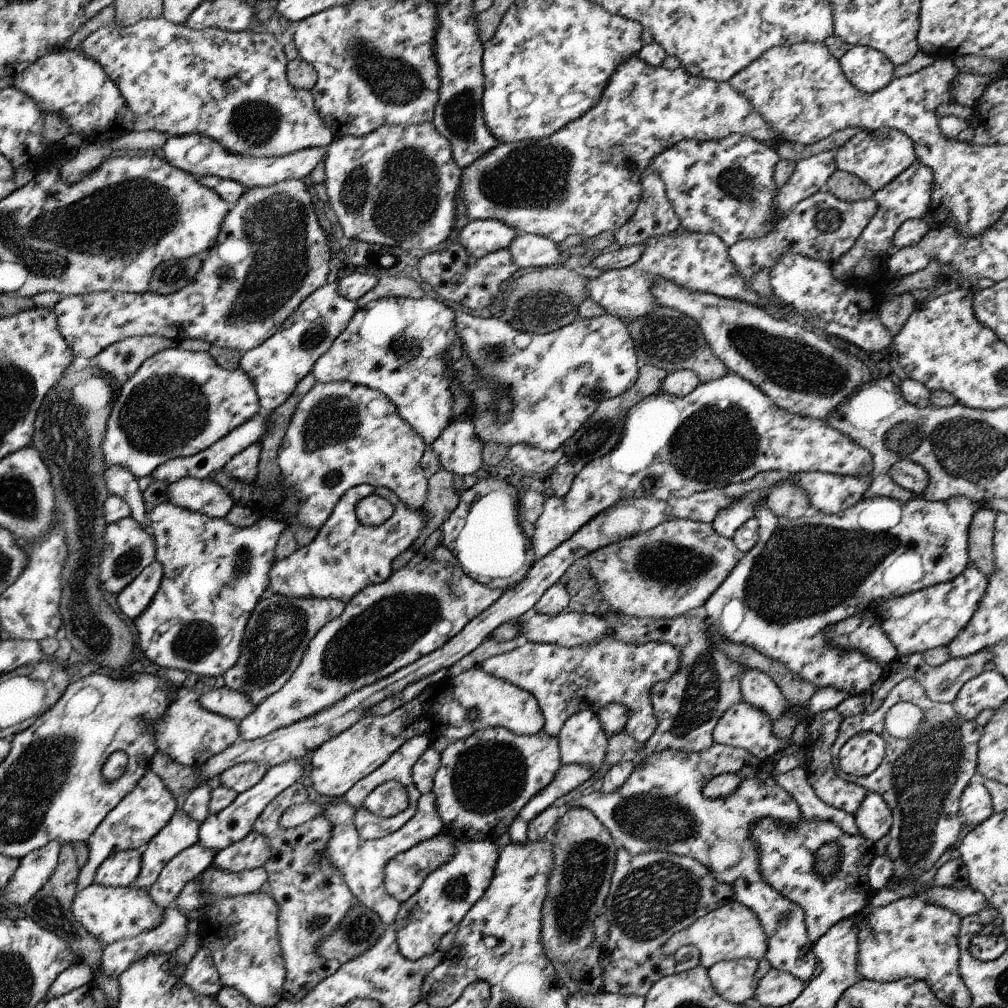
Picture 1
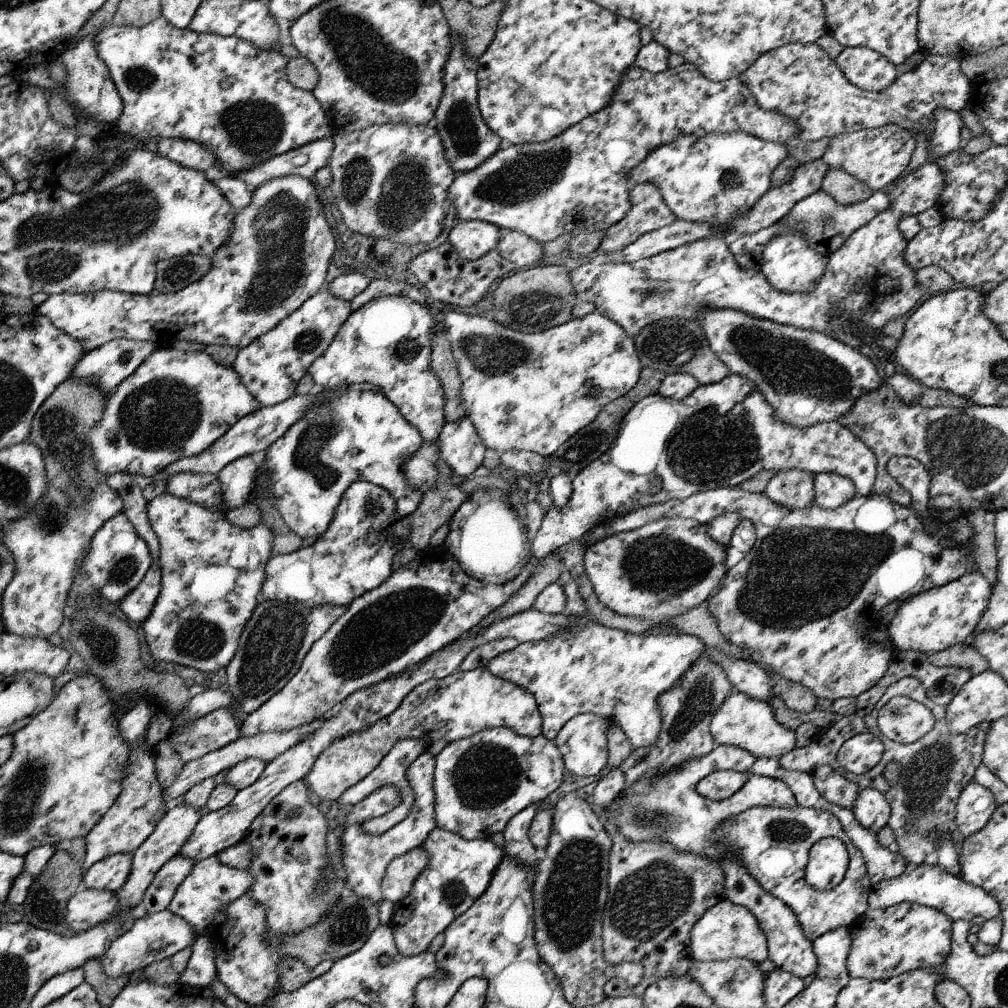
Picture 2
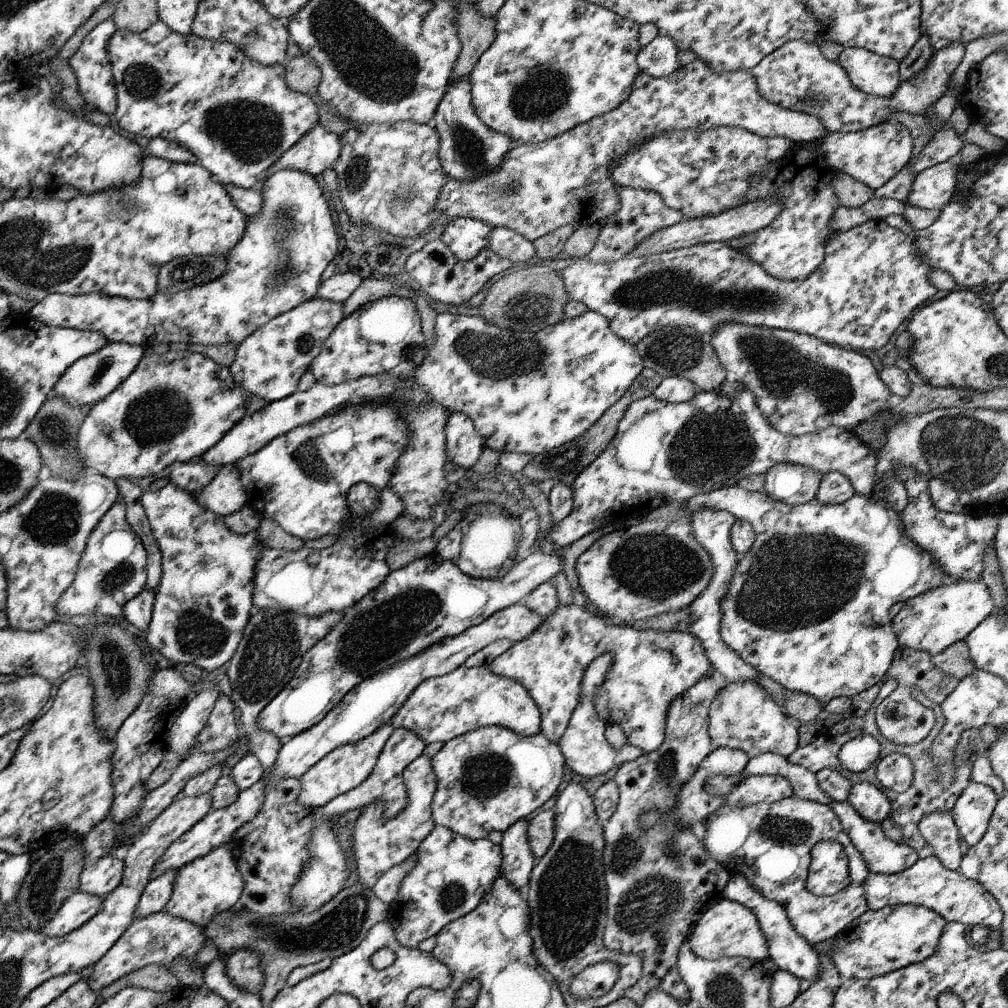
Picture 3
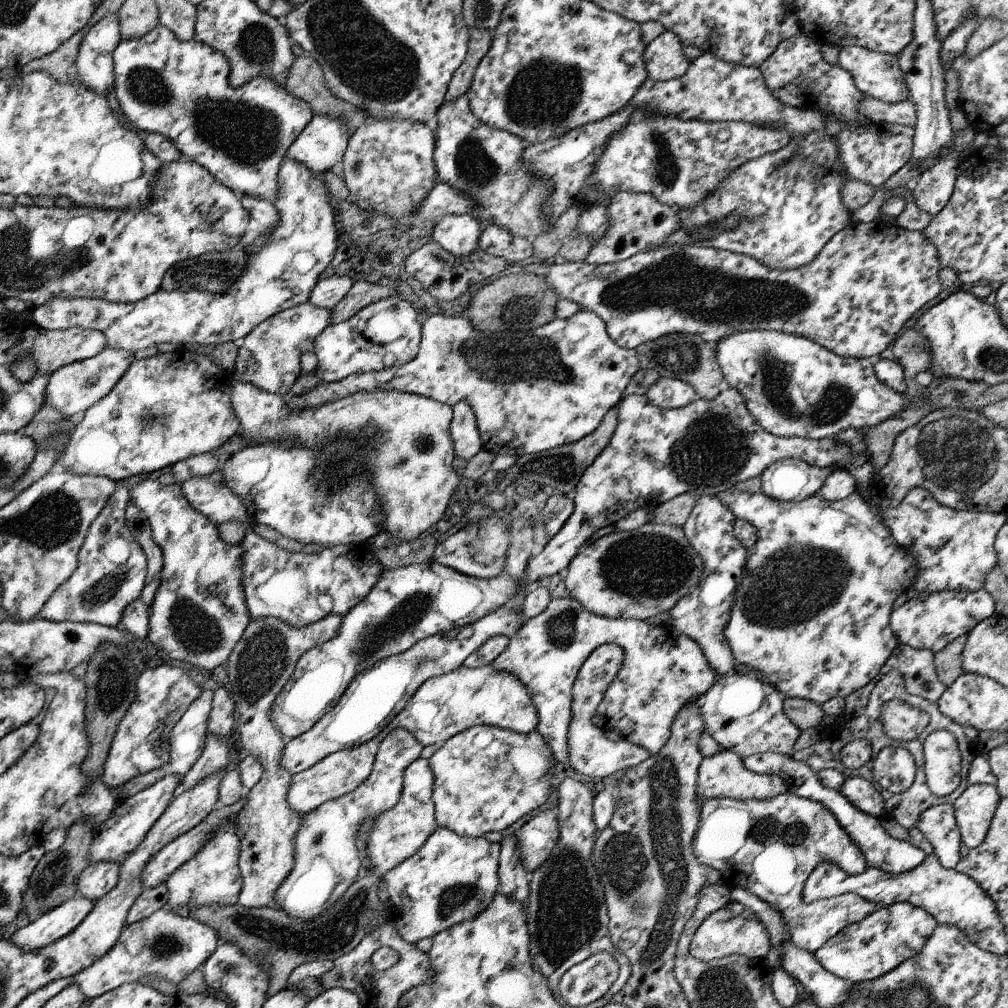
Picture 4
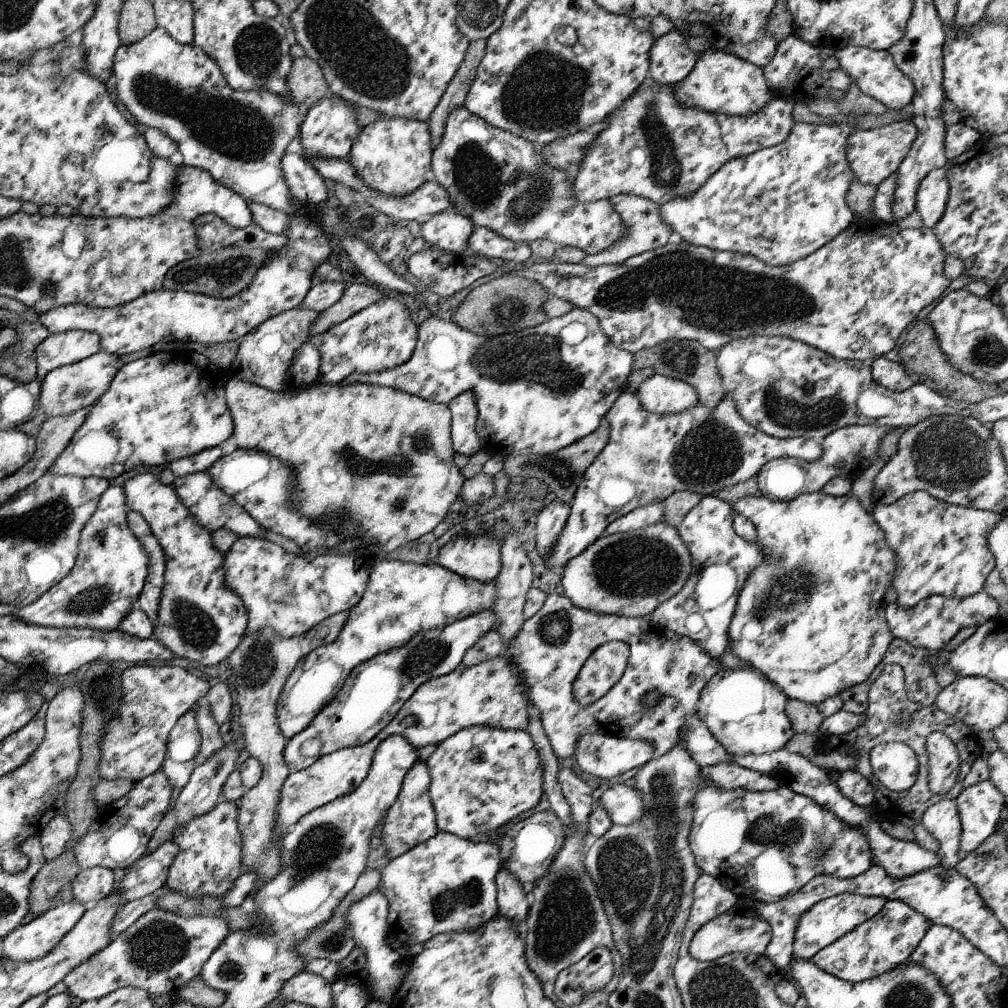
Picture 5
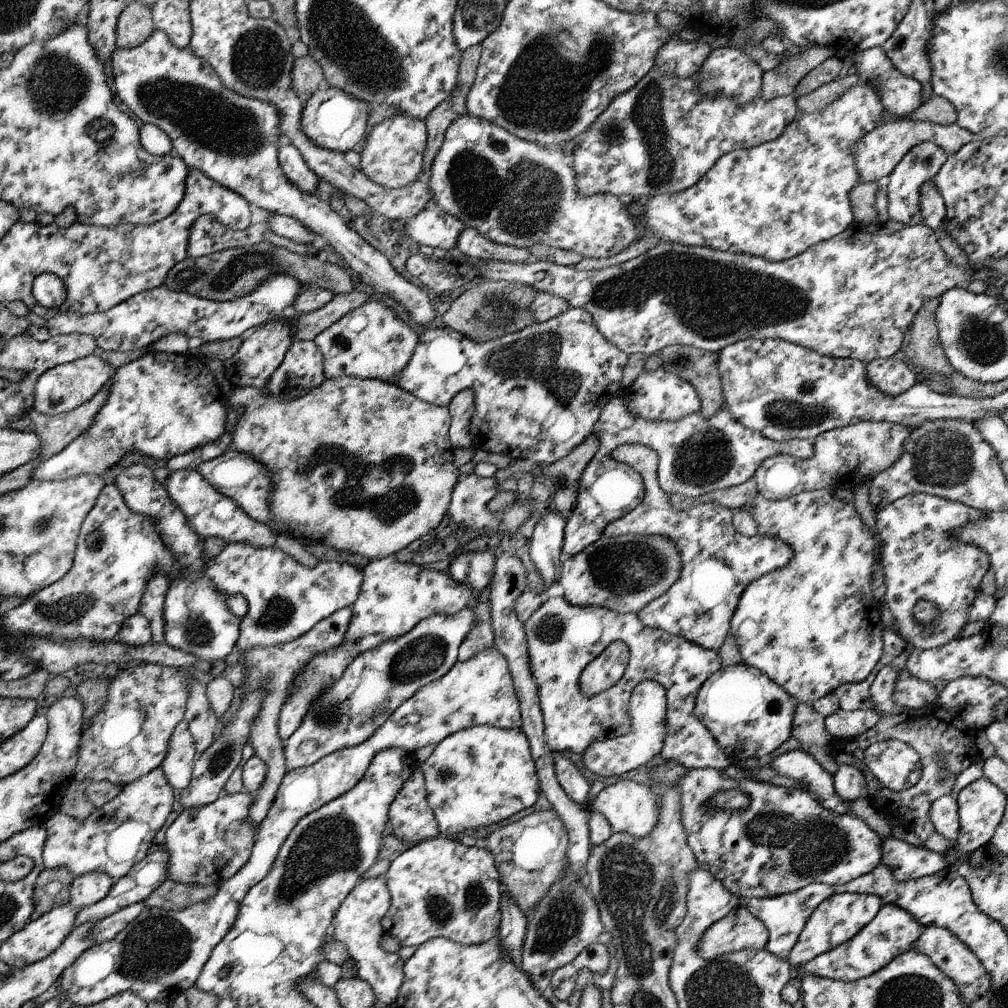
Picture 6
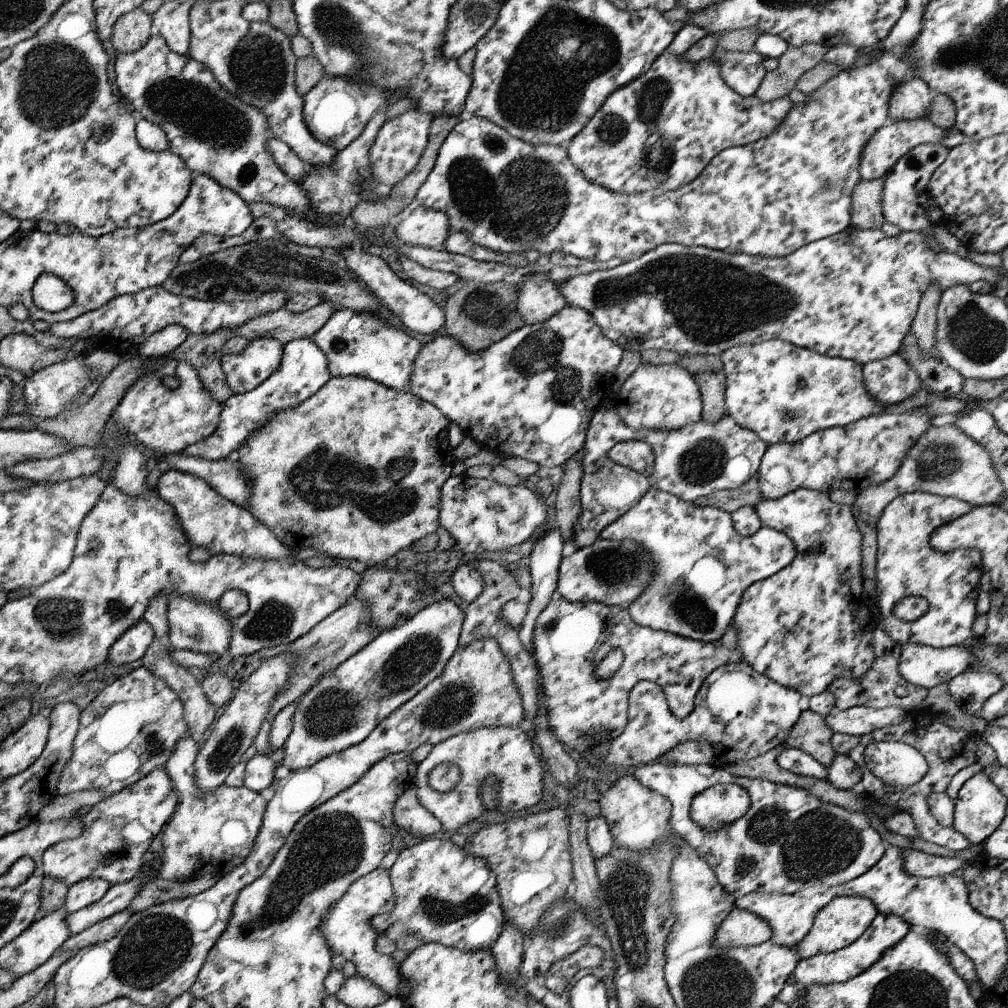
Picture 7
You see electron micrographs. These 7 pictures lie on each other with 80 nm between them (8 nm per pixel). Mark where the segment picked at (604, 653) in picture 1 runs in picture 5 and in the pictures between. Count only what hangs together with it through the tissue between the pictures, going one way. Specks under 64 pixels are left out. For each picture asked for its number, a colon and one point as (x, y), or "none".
2: (618, 675)
3: (651, 668)
4: (663, 670)
5: (550, 648)

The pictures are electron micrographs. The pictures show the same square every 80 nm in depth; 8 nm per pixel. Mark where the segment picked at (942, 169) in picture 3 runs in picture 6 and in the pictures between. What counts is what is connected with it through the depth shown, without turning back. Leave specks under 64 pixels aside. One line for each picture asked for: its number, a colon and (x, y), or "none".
4: (932, 190)
5: (852, 298)
6: (853, 296)

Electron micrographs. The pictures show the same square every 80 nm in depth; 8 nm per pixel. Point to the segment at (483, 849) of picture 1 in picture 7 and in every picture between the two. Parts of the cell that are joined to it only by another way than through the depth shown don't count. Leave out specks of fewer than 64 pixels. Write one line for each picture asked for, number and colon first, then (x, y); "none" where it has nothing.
2: (460, 871)
3: (454, 873)
4: (450, 878)
5: (448, 883)
6: (439, 888)
7: (444, 895)

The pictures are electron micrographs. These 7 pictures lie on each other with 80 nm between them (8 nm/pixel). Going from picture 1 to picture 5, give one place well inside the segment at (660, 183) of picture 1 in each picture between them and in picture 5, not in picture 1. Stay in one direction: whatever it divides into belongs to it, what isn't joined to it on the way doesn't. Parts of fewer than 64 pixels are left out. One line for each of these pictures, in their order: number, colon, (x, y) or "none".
2: (649, 212)
3: (643, 212)
4: (639, 222)
5: (645, 230)

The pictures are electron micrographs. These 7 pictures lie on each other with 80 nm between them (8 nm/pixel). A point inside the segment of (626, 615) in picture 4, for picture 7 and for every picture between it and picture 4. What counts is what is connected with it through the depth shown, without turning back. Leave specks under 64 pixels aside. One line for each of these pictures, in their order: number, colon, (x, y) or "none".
5: (631, 574)
6: (625, 573)
7: (616, 572)

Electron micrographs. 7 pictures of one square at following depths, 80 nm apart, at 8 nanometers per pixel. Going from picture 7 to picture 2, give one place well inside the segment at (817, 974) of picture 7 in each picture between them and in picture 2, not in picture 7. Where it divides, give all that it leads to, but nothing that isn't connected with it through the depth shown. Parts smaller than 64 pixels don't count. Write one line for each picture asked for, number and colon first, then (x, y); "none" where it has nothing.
2: (904, 937)
3: (881, 941)
4: (864, 950)
5: (881, 943)
6: (893, 930)

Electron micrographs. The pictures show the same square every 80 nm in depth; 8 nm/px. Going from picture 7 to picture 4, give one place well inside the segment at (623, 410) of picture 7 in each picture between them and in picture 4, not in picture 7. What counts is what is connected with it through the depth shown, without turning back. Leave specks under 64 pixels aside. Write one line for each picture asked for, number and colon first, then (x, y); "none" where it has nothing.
4: (672, 392)
5: (666, 395)
6: (660, 395)

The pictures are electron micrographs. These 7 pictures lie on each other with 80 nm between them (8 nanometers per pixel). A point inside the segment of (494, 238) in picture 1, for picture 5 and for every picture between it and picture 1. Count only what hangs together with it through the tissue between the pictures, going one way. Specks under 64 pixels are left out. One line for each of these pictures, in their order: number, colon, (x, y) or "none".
2: (472, 239)
3: (465, 237)
4: (458, 234)
5: (449, 231)

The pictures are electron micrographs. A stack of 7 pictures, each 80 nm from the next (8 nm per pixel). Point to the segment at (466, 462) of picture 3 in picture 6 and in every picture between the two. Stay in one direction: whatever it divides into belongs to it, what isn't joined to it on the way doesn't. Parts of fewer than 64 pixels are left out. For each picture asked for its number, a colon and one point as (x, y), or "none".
4: (464, 429)
5: (465, 434)
6: (462, 408)

